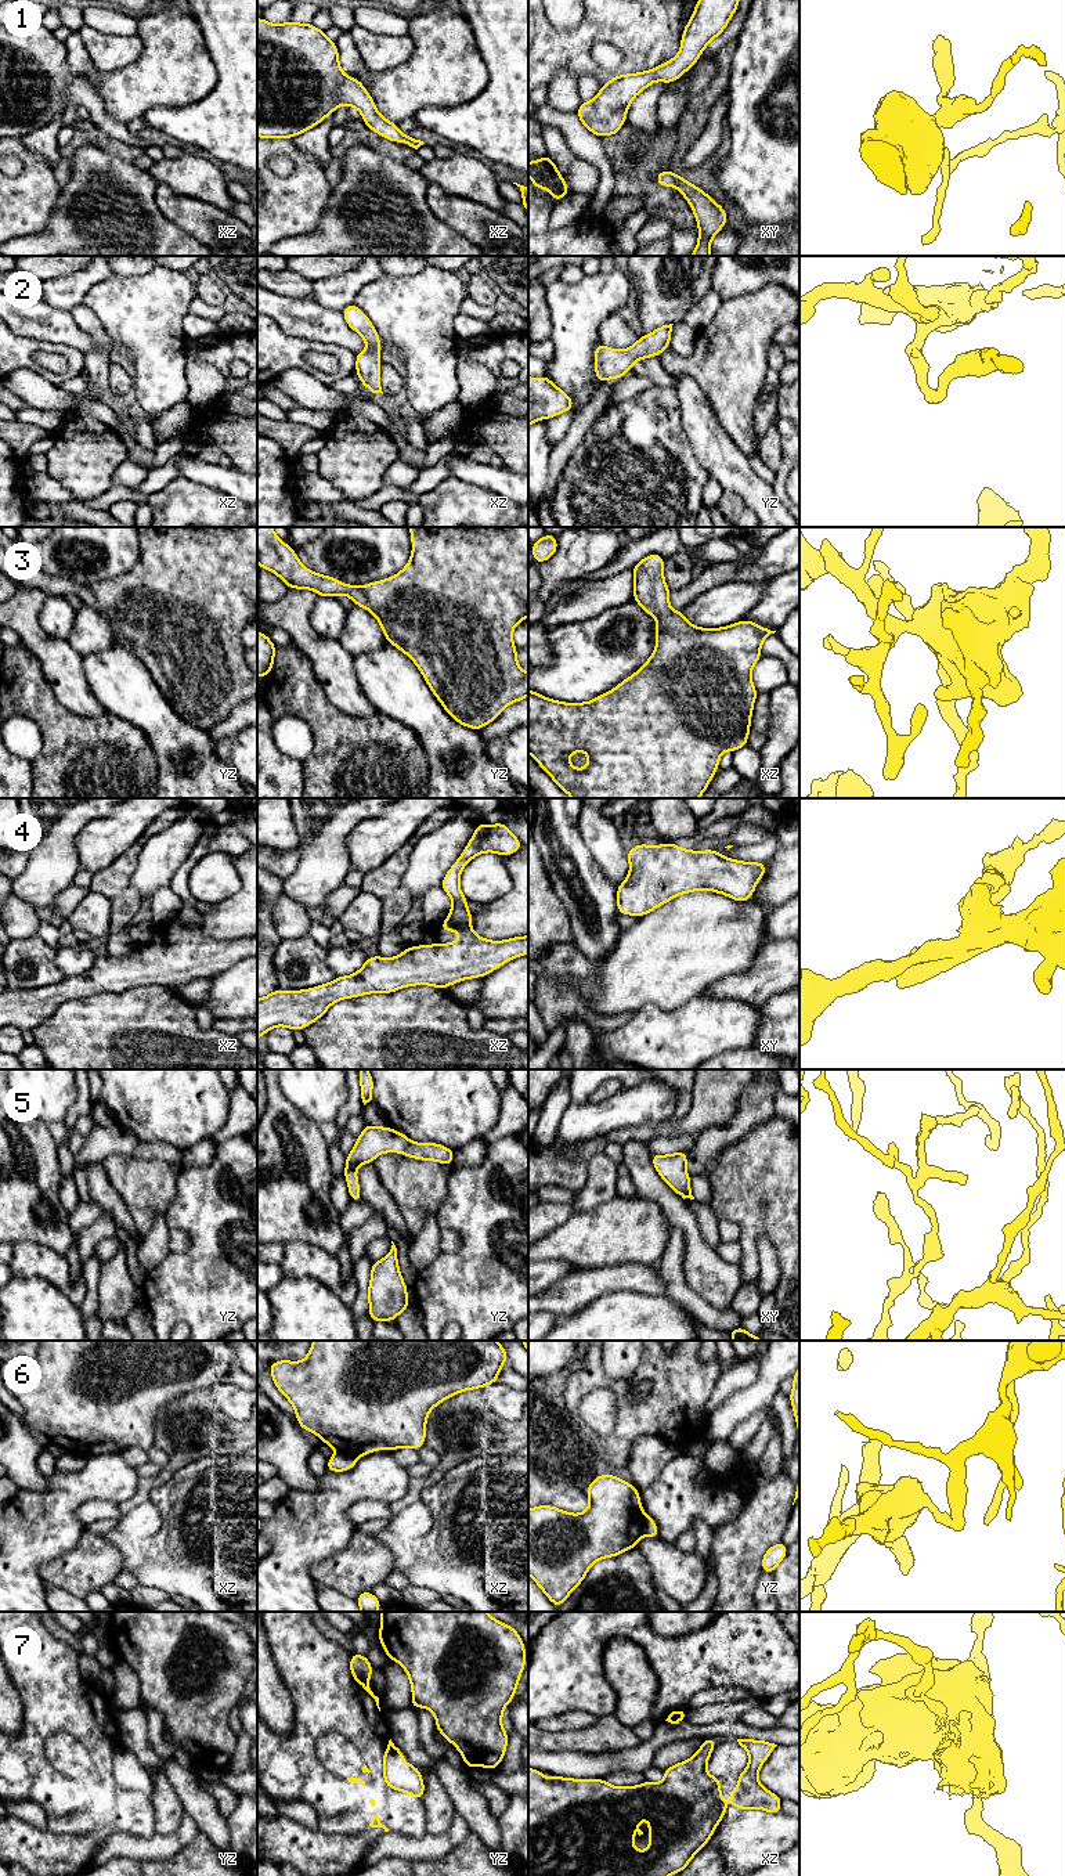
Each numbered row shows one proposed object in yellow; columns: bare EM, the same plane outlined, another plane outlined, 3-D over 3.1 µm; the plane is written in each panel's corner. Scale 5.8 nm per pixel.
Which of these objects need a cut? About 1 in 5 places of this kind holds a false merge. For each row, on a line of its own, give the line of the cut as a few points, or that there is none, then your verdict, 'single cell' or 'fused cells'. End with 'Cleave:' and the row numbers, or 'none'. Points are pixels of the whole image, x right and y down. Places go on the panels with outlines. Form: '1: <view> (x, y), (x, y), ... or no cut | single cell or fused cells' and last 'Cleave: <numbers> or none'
1: no cut | single cell
2: no cut | single cell
3: no cut | single cell
4: no cut | single cell
5: no cut | single cell
6: yz (645, 1515), (642, 1534) | fused cells
7: yz (361, 1684), (368, 1687) | fused cells
Cleave: 6, 7

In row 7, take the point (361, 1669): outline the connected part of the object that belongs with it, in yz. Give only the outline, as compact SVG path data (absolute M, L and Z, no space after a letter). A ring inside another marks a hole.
M354 1653L350 1656L350 1671L357 1684L369 1686L369 1677L373 1667L365 1655Z

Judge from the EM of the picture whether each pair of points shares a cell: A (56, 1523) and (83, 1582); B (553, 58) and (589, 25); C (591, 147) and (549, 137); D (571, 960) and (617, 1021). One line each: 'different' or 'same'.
A: different
B: same
C: different
D: same

